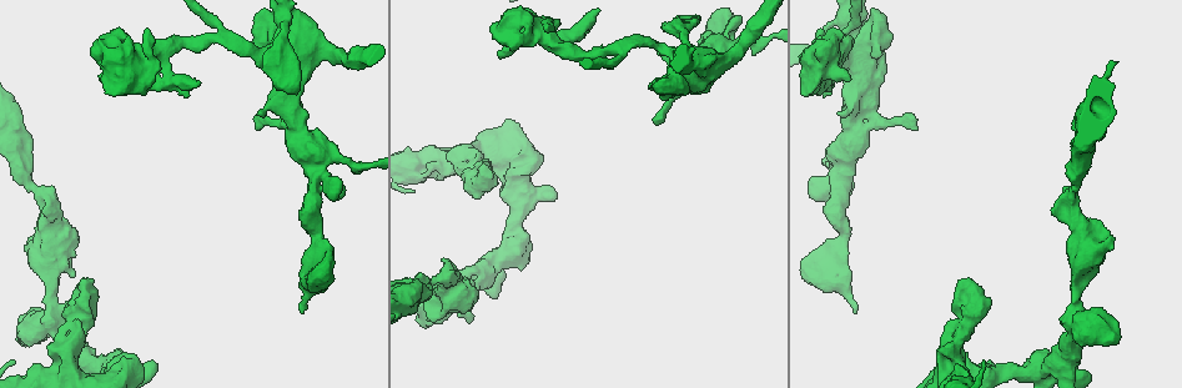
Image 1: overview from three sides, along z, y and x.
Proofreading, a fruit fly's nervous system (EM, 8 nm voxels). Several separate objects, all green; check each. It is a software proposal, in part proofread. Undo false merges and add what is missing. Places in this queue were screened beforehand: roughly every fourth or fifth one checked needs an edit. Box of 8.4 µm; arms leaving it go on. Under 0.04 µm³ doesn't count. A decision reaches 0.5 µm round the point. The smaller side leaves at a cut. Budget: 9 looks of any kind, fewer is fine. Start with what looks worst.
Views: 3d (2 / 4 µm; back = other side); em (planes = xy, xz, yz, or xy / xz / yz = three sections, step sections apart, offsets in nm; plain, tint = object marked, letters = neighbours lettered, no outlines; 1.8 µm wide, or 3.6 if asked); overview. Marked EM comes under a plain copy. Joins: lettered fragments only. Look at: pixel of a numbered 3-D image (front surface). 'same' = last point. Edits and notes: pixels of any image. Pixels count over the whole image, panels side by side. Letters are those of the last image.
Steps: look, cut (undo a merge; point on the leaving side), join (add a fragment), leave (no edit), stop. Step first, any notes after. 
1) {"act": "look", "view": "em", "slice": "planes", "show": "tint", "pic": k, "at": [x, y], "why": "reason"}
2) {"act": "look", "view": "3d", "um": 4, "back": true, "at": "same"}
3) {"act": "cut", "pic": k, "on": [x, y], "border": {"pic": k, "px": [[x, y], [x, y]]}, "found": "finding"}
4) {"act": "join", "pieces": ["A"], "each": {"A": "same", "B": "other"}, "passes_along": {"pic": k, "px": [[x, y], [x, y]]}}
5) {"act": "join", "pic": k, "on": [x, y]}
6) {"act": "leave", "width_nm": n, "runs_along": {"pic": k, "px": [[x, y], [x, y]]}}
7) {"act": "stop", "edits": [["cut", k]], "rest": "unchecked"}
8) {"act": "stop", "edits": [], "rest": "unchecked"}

{"act": "look", "view": "em", "slice": "xz", "step": 16, "show": "tint", "pic": 1, "at": [850, 51], "why": "a narrow waist"}

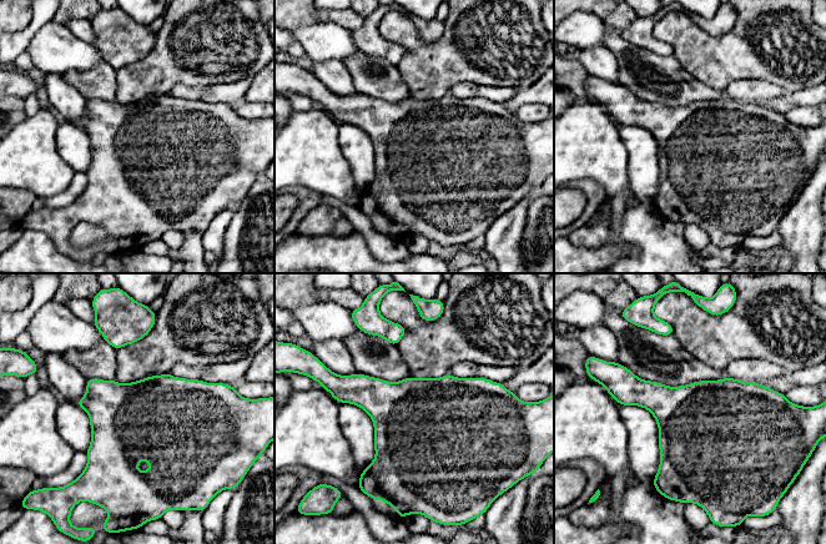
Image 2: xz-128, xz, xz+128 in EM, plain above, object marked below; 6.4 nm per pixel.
{"act": "look", "view": "em", "slice": "planes", "show": "letters", "at": "same", "why": "cut it another way"}

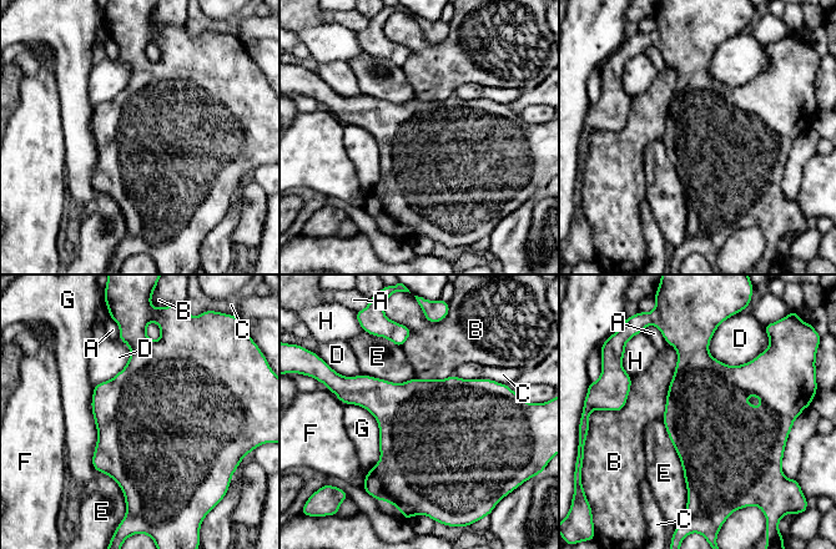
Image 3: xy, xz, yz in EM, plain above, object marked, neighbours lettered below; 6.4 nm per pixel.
{"act": "leave", "width_nm": 550, "each": {"A": "other", "B": "other", "C": "other", "D": "other", "E": "other", "F": "other", "G": "other", "H": "other"}, "border": {"pic": 3, "px": [[661, 419], [680, 462], [688, 500]]}, "found": "one cell here"}

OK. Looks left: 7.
{"act": "look", "view": "em", "um": 3.6, "slice": "xz", "step": 8, "show": "letters", "pic": 1, "at": [147, 27], "why": "an open end"}

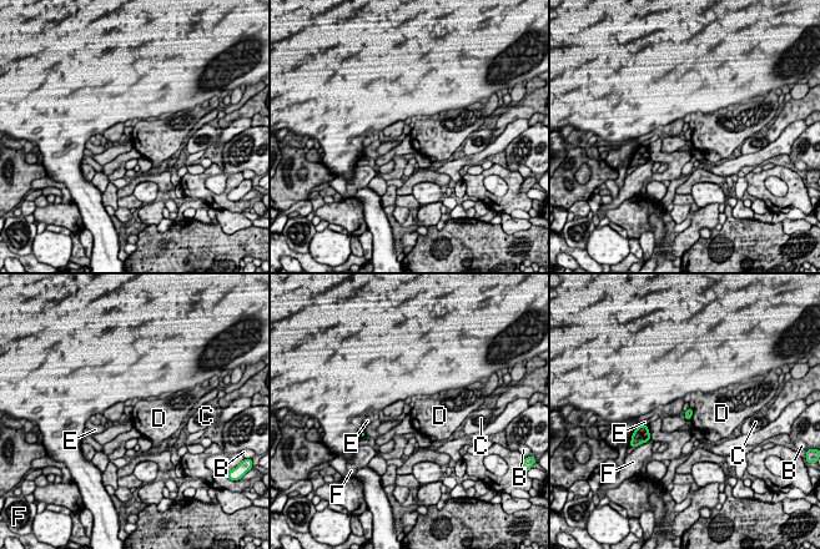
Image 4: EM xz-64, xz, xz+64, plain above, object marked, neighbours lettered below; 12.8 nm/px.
{"act": "leave", "each": {"B": "other", "C": "other", "D": "other", "E": "other", "F": "other"}, "border": {"pic": 4, "px": [[693, 408], [693, 414], [689, 419]]}, "found": "none of them fits"}

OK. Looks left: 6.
{"act": "look", "view": "em", "slice": "xy", "step": 8, "show": "tint", "pic": 1, "at": [829, 275], "why": "sudden change in width"}

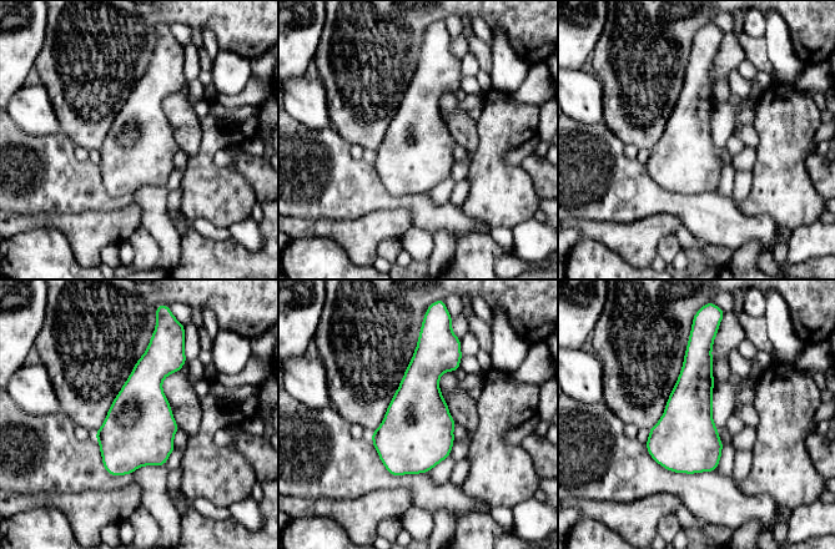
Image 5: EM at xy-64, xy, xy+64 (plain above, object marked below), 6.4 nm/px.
{"act": "look", "view": "em", "slice": "xy", "step": 8, "show": "letters", "at": "same"}

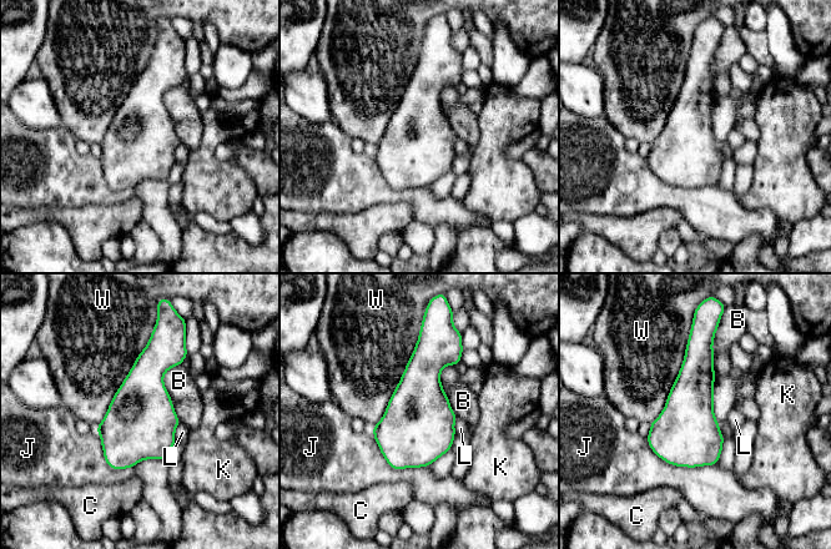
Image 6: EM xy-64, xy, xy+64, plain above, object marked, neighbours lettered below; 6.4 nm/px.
{"act": "leave", "width_nm": 420, "each": {"B": "other", "C": "other", "J": "other", "K": "other", "L": "other", "W": "other"}, "border": {"pic": 6, "px": [[180, 422], [175, 431], [175, 442]]}, "found": "one cell here"}

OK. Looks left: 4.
{"act": "look", "view": "3d", "um": 4, "pic": 1, "at": [970, 334], "why": "free end"}

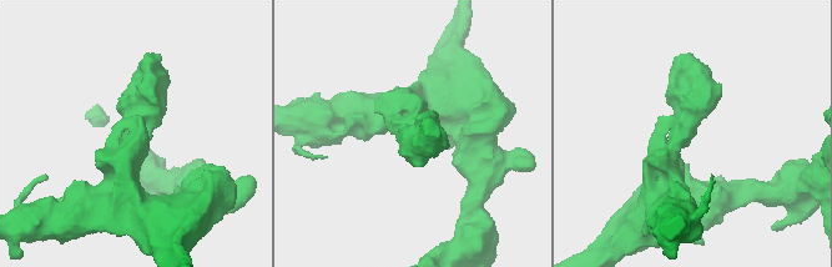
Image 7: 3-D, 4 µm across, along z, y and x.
{"act": "look", "view": "em", "slice": "planes", "show": "letters", "pic": 7, "at": [692, 136]}

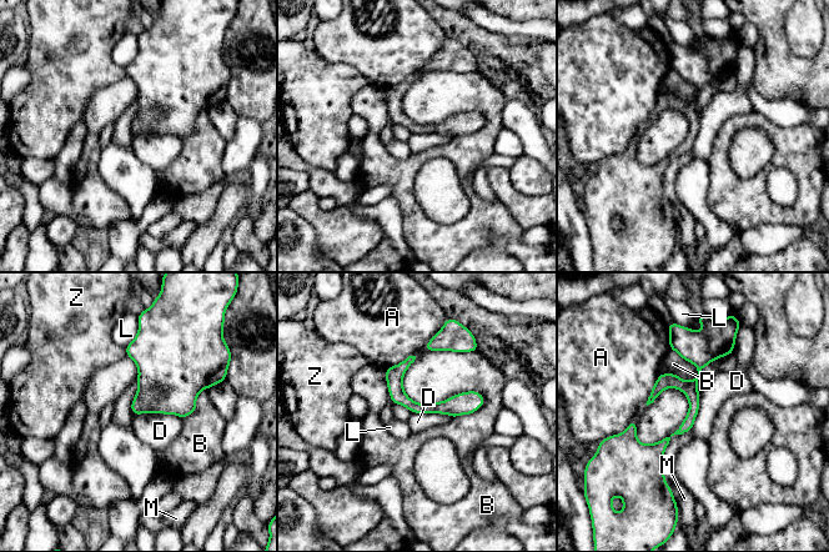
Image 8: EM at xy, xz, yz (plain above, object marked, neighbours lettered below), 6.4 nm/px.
{"act": "leave", "each": {"A": "other", "B": "other", "D": "other", "L": "other", "M": "other", "Z": "other"}, "border": {"pic": 8, "px": [[132, 415], [174, 414], [180, 418]]}, "found": "none of them fits"}

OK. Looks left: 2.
{"act": "stop", "edits": [], "rest": "unchecked"}

